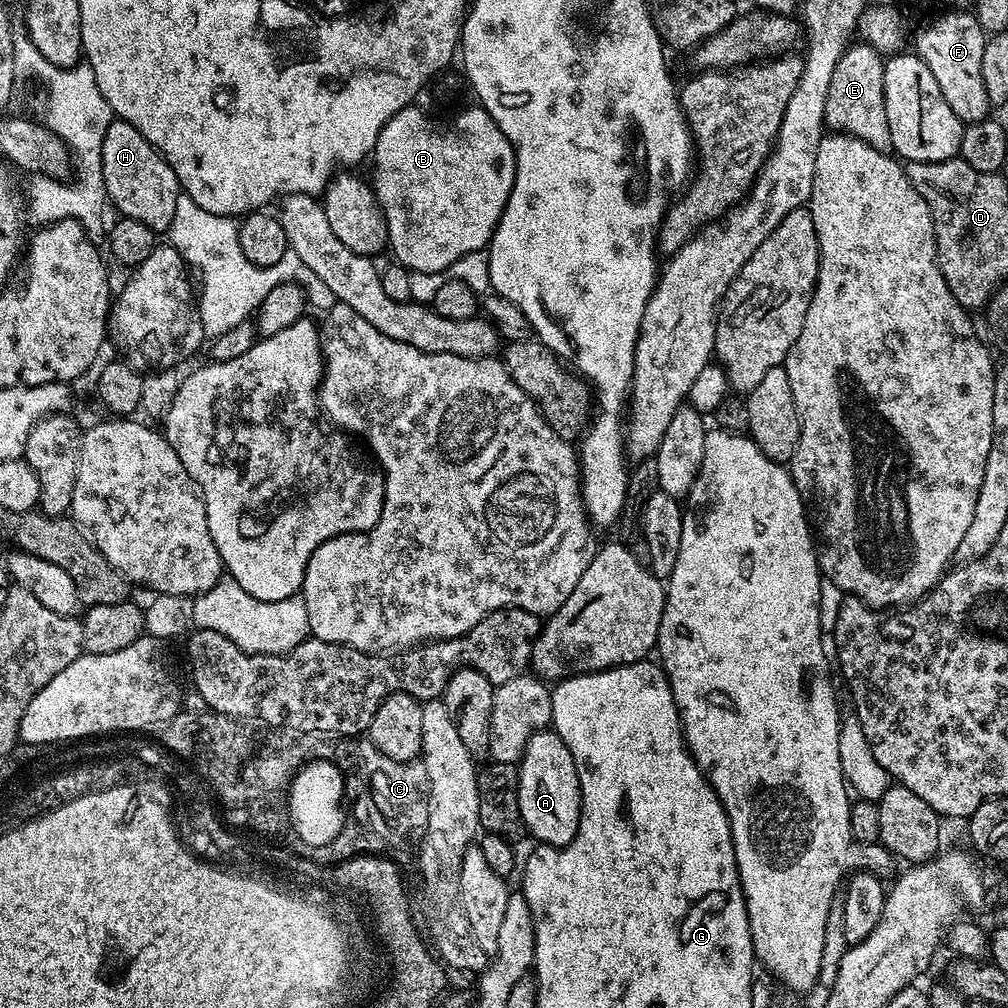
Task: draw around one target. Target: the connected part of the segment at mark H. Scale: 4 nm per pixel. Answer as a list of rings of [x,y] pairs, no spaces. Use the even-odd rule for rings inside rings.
[[[116,118],[106,132],[102,144],[102,174],[107,199],[112,208],[114,206],[120,211],[121,217],[142,222],[157,234],[167,233],[182,193],[180,183],[155,146],[146,142],[146,138],[142,138],[142,134],[125,120]]]

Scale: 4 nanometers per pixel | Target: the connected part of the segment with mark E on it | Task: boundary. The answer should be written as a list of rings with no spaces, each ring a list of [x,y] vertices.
[[[855,44],[845,48],[838,58],[838,66],[834,66],[830,90],[826,94],[824,122],[832,132],[847,132],[880,152],[888,152],[892,147],[892,139],[890,122],[886,122],[884,60],[871,44]]]

